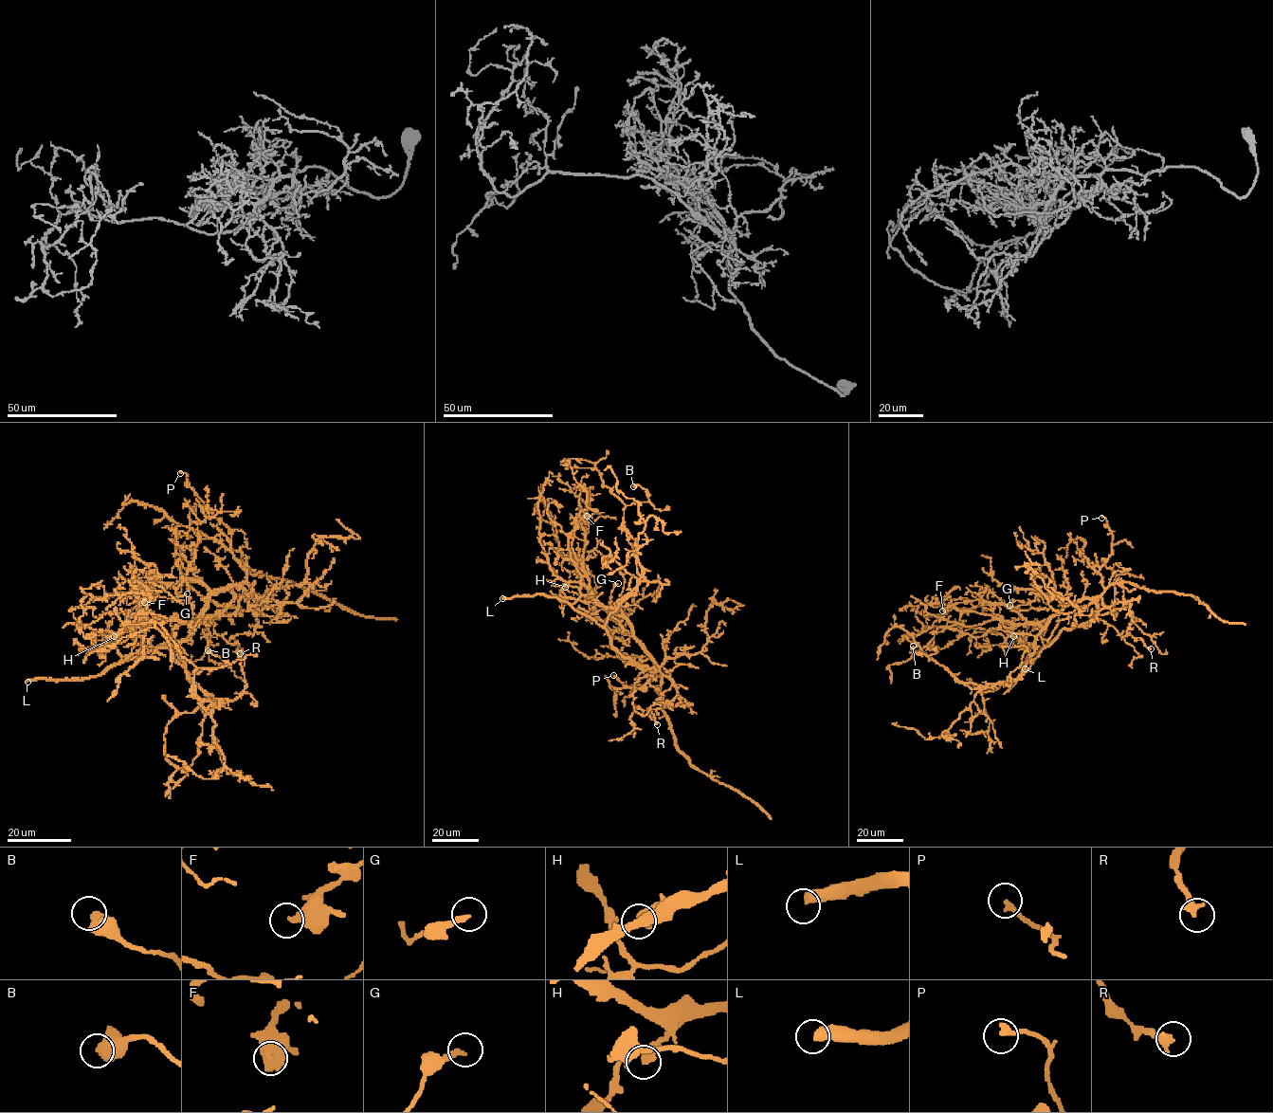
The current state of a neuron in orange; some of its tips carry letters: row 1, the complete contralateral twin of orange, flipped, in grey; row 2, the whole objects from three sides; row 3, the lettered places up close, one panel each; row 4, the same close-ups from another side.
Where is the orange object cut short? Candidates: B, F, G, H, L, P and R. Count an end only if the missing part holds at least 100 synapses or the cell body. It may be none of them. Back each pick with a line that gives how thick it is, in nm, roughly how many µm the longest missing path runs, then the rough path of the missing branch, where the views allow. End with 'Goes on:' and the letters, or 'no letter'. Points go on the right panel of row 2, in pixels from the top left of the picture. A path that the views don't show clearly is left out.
L: 440 nm | 150 µm | (1025, 668), (1047, 668), (1039, 668), (1017, 698), (980, 713), (969, 685), (974, 664), (957, 646)
Goes on: L

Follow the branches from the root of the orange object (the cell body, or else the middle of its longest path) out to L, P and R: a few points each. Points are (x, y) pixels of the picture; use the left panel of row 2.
L: (201, 619), (193, 630), (176, 646), (144, 646), (97, 675), (70, 679), (31, 679), (27, 682)
P: (201, 619), (205, 602), (216, 592), (239, 586), (246, 573), (230, 551), (230, 532), (180, 473)
R: (201, 619), (229, 586), (271, 591), (255, 631), (230, 638), (240, 653)

